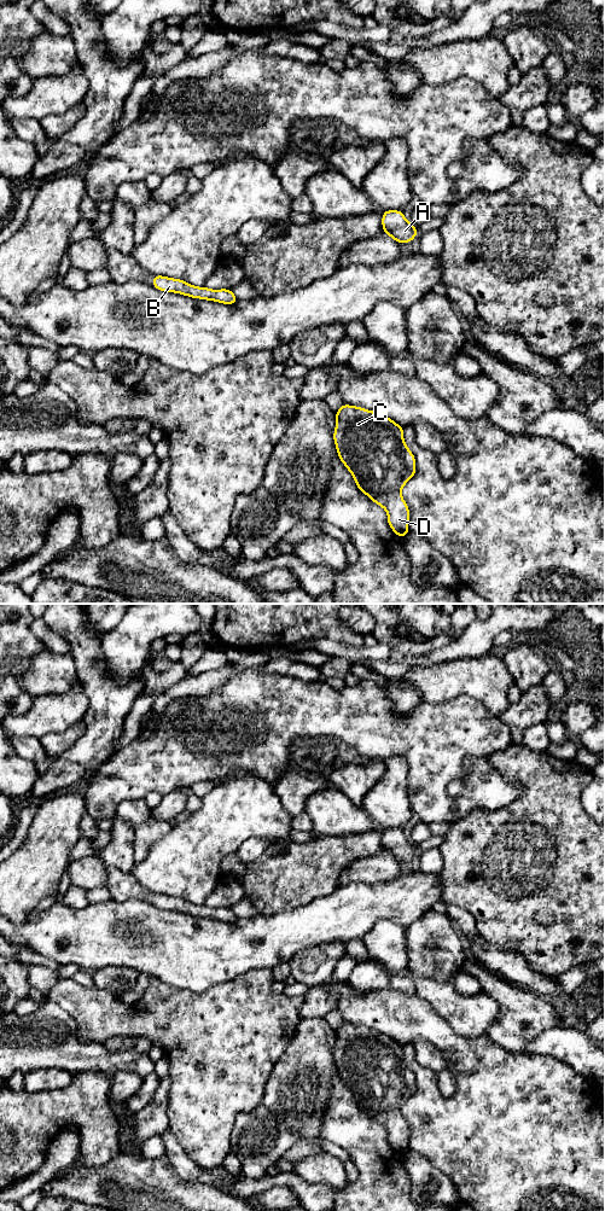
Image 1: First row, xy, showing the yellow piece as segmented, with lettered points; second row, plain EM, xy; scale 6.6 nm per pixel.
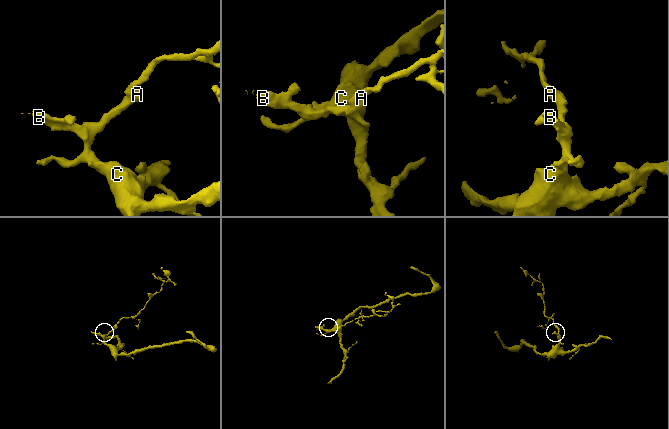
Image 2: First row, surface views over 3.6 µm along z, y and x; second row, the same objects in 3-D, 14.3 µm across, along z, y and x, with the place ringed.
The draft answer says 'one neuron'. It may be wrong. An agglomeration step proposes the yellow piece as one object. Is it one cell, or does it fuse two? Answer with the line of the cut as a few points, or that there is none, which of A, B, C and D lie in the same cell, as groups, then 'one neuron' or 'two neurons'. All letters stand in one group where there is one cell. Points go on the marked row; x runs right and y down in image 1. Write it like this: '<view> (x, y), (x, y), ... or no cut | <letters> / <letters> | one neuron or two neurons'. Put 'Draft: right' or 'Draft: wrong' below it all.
no cut | A B C D | one neuron
Draft: right

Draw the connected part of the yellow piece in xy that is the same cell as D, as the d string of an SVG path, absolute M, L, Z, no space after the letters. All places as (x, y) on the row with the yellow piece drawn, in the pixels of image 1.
M347 403L335 414L333 439L341 461L353 474L357 488L386 511L389 526L403 538L409 532L409 508L401 490L417 471L415 458L403 441L403 427L377 412Z

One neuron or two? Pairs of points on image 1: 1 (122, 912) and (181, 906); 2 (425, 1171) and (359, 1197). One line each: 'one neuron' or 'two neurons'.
1: two neurons
2: two neurons

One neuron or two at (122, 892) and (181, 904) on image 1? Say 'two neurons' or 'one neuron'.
one neuron

